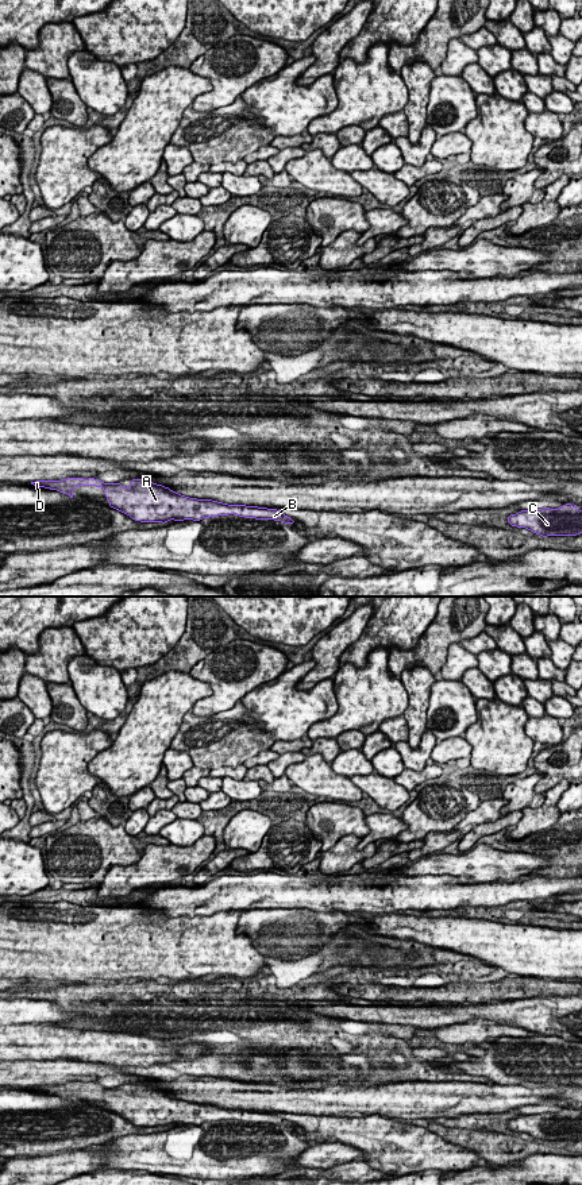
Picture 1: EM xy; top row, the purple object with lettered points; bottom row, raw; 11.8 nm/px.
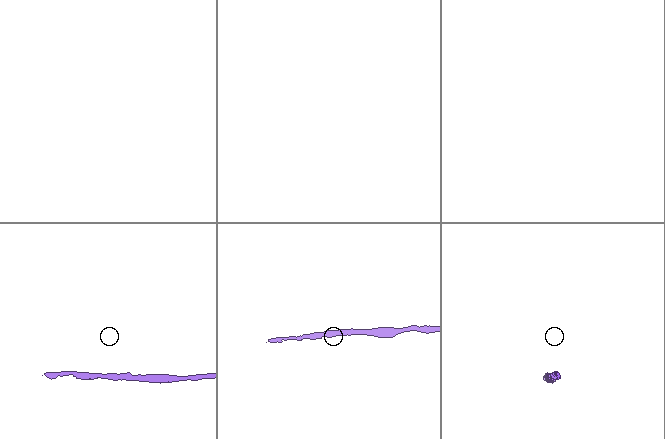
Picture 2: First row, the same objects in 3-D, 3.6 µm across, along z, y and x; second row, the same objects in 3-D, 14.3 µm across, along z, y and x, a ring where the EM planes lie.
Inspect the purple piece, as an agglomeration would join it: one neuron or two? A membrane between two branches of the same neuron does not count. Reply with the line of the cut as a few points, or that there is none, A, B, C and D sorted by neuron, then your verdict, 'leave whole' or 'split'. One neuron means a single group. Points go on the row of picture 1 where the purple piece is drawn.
no cut; A B C D; leave whole

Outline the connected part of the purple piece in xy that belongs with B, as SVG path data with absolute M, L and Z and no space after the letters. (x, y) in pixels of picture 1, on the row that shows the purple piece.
M68 478L61 480L35 480L35 487L45 487L69 494L73 498L73 489L78 486L103 486L104 495L113 507L135 521L166 524L170 520L201 521L203 518L219 516L239 516L255 520L274 520L289 525L296 521L278 509L267 509L246 505L228 505L212 499L197 499L181 495L170 487L149 482L147 479L131 479L131 487L120 482L104 483L99 479Z

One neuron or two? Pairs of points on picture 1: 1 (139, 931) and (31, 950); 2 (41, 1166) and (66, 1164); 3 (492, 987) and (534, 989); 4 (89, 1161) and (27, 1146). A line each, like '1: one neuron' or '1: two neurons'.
1: one neuron
2: one neuron
3: one neuron
4: two neurons

